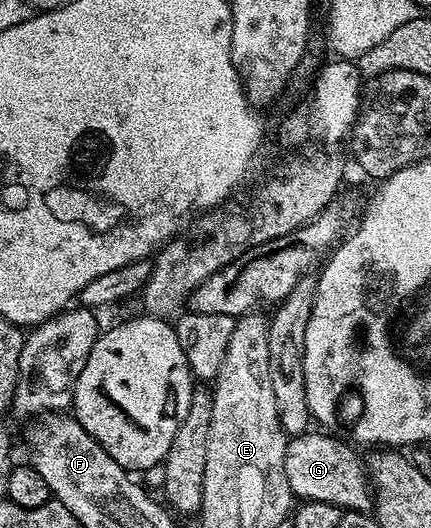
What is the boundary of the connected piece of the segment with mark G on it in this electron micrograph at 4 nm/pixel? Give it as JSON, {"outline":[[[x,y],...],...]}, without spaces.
{"outline":[[[307,431],[286,442],[284,475],[288,475],[288,487],[295,498],[303,501],[332,503],[344,511],[366,511],[372,505],[372,493],[368,488],[368,469],[353,453],[349,444],[329,437],[326,431]]]}

